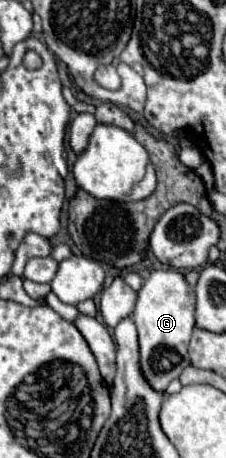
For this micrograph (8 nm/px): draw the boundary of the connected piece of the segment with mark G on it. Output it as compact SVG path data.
M158 269L142 283L132 311L140 339L140 369L148 385L164 393L168 383L190 365L188 343L194 329L194 291L176 269Z

